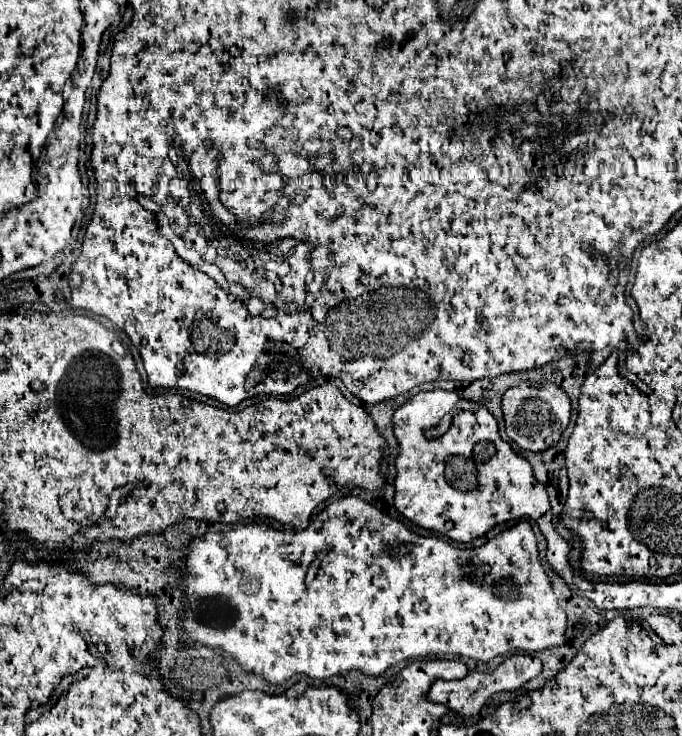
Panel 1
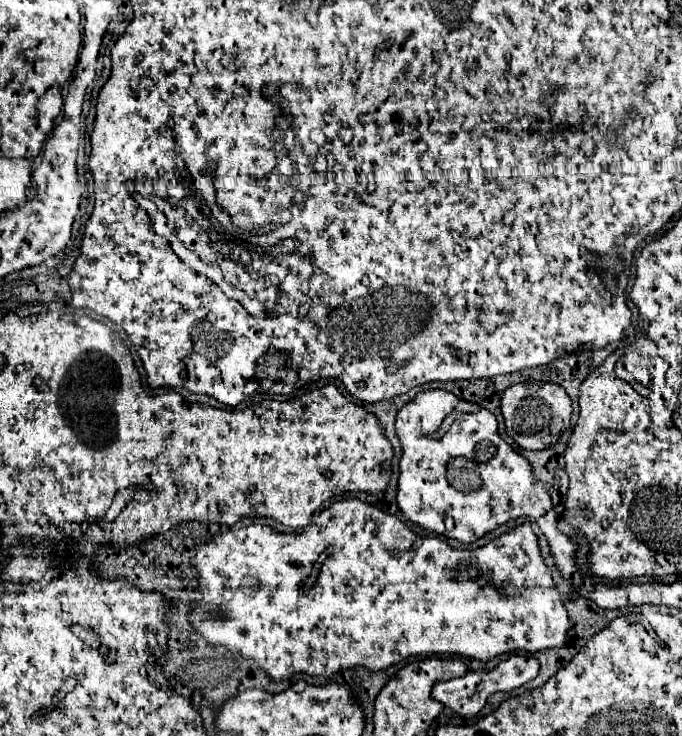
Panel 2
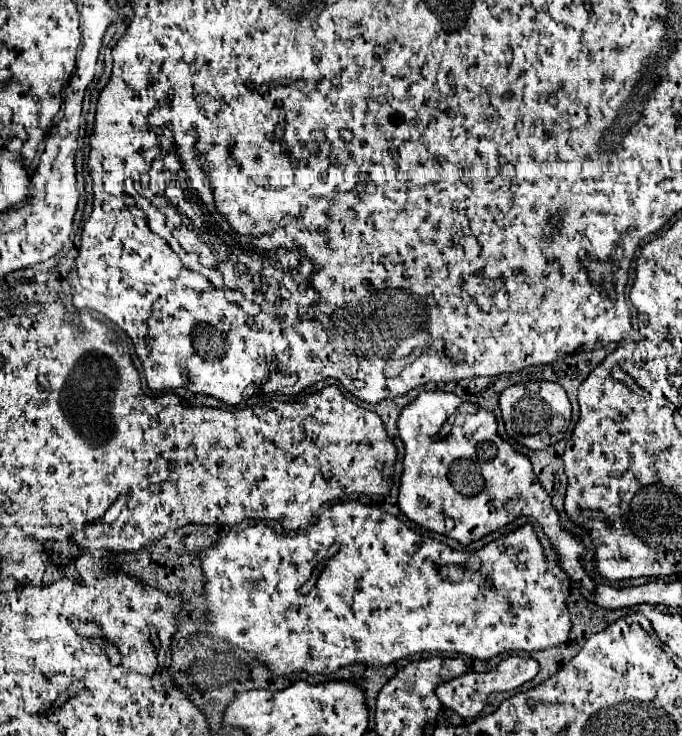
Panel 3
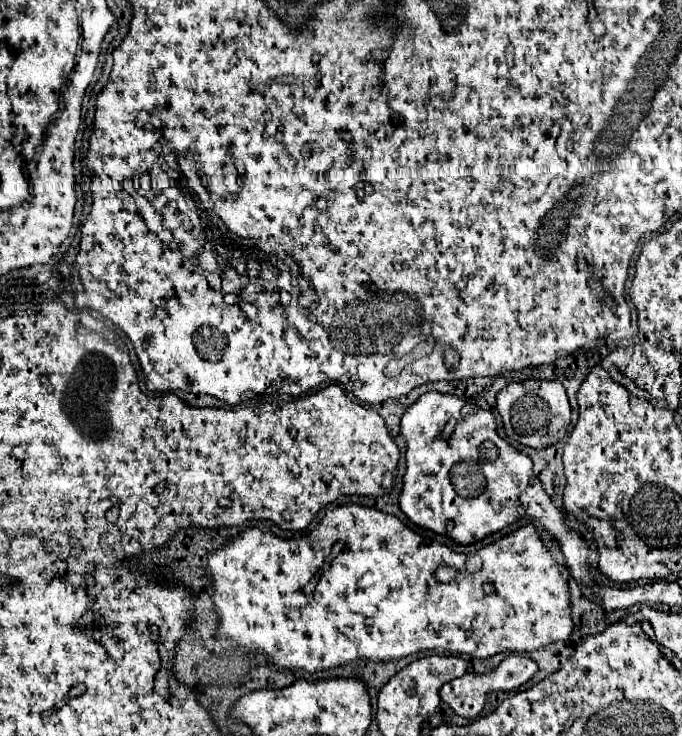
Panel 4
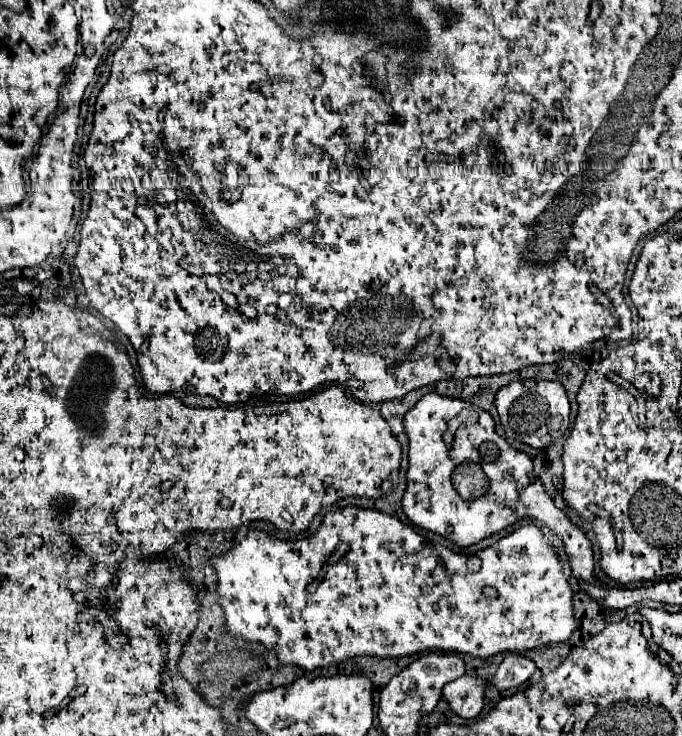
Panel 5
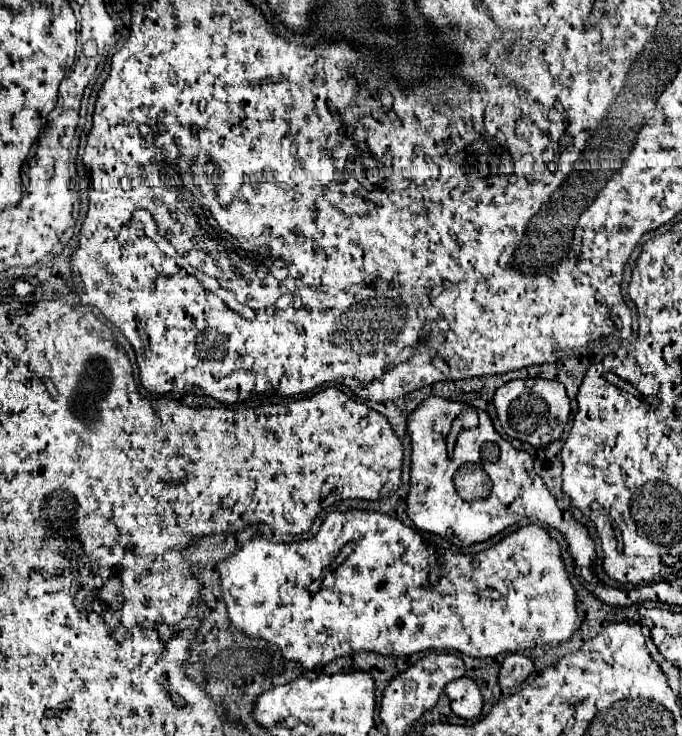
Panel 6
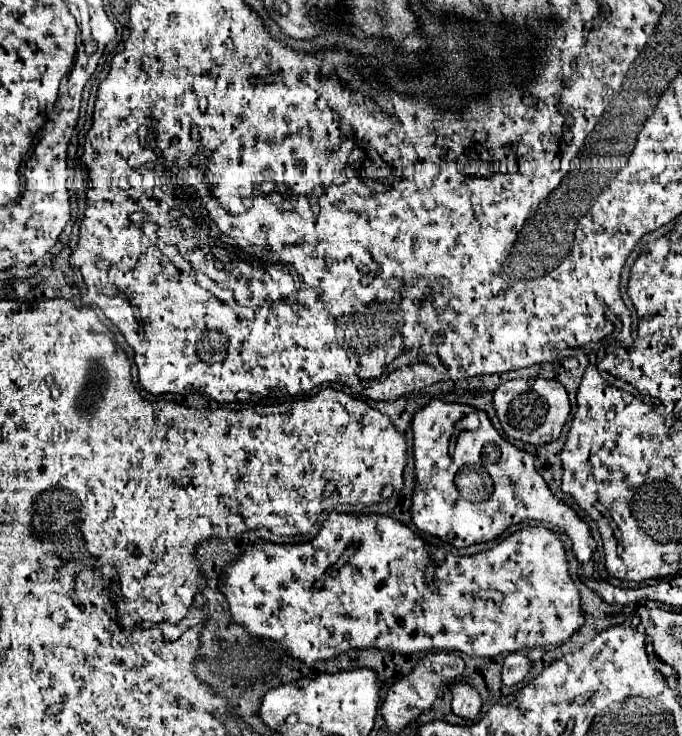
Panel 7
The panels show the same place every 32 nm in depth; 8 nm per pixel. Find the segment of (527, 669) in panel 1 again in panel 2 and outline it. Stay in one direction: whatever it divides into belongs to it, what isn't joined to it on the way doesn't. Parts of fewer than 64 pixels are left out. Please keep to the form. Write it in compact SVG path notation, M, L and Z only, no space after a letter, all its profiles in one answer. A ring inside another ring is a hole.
M514 654L492 671L492 682L496 682L496 688L502 688L504 692L512 692L526 684L528 680L536 678L540 672L540 662L532 654Z

